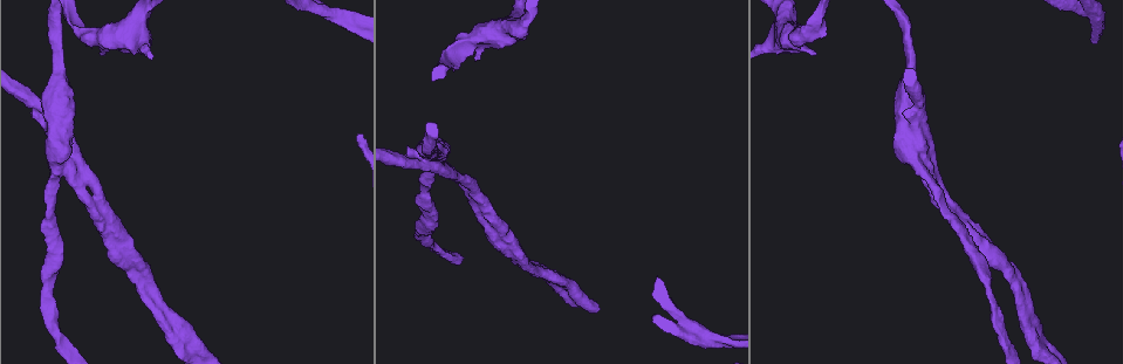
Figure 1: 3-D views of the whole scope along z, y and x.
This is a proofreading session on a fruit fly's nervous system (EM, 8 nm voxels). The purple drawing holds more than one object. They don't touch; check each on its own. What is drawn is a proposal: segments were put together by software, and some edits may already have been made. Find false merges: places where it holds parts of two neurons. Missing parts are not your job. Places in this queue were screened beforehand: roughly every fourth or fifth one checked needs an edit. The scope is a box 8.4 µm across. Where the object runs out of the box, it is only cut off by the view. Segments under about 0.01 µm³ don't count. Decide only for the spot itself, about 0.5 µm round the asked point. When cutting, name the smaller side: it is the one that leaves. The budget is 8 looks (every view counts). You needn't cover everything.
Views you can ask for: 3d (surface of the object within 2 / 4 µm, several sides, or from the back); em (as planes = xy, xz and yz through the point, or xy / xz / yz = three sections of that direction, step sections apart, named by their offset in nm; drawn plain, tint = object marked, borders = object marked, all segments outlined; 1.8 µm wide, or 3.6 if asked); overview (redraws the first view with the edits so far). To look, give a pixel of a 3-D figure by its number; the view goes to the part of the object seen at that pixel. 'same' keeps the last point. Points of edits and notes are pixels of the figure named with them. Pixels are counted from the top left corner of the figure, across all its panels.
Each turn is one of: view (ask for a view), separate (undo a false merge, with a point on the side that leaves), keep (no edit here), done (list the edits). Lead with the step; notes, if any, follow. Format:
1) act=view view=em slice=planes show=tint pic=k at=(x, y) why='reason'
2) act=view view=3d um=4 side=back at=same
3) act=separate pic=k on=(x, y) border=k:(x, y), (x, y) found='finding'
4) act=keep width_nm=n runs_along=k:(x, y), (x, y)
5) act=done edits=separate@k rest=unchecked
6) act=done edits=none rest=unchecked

act=view view=em um=3.6 slice=planes show=tint pic=1 at=(61, 156)

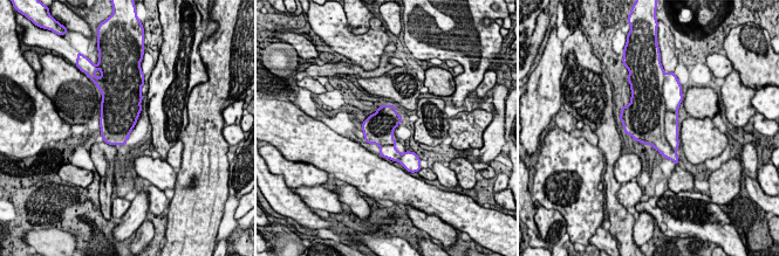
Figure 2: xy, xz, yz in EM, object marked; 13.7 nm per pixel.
act=separate pic=2 on=(671, 117) part_leaving=2:(668, 103), (675, 145) found='two neurons meet here'

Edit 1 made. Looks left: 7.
act=view view=overview

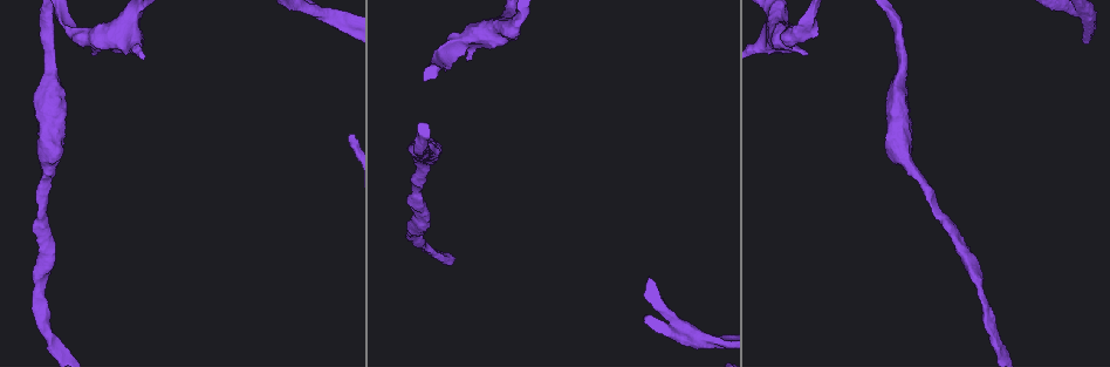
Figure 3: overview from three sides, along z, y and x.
act=view view=em slice=planes show=borders pic=3 at=(455, 46) why='sudden change in width'

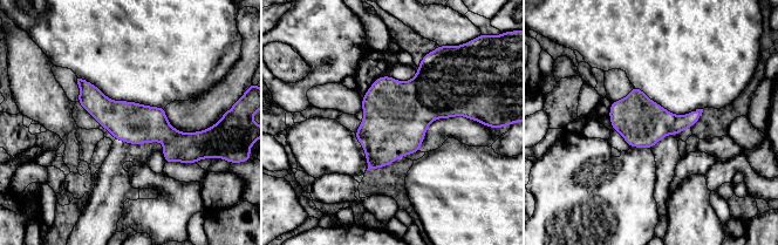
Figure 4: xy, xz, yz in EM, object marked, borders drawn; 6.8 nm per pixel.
act=keep width_nm=280 found='continuous, no second neuron'

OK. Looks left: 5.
act=done edits=separate@2 rest=unchecked

